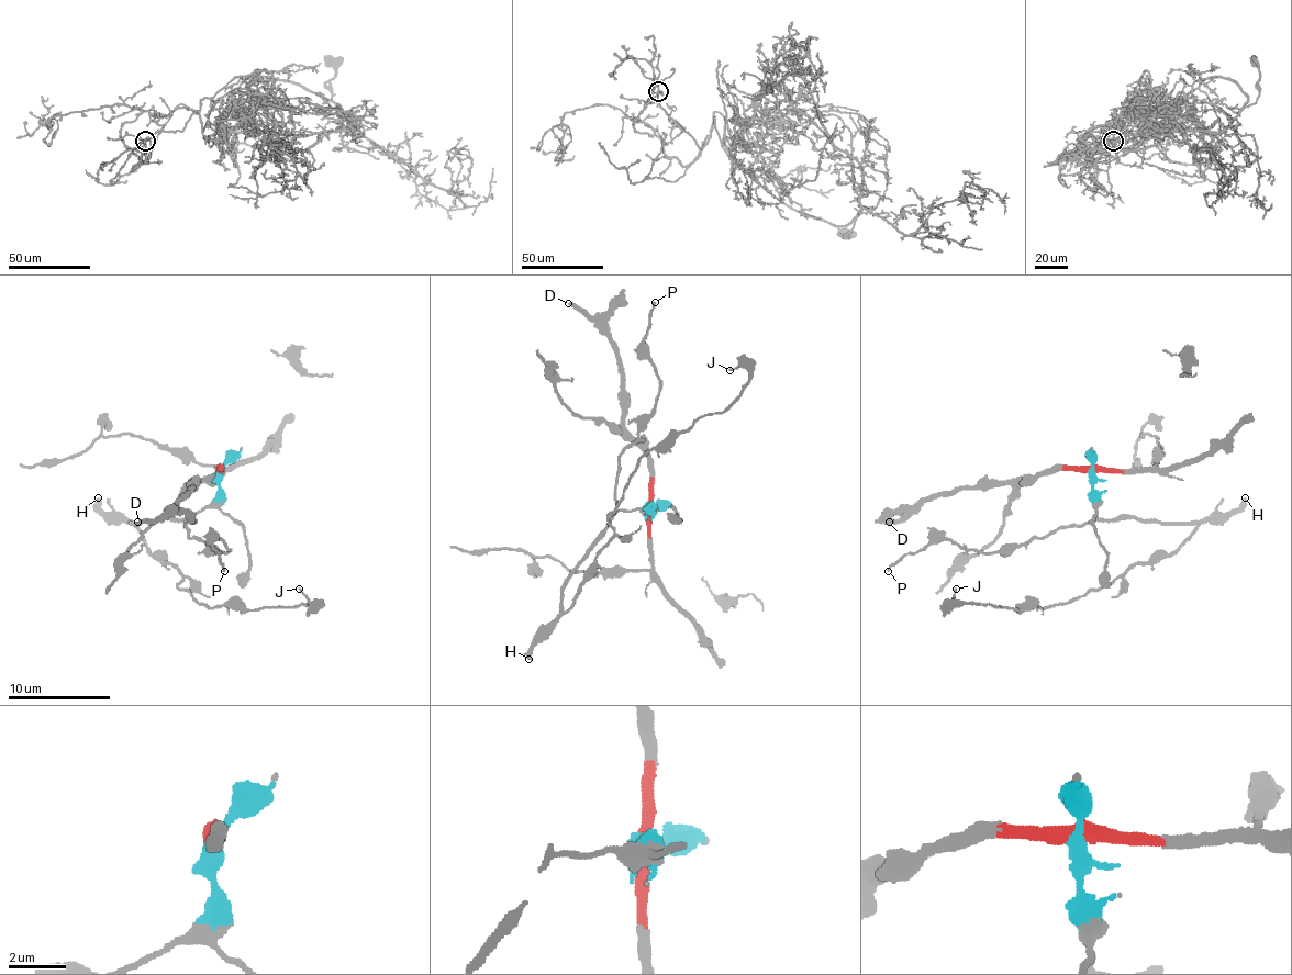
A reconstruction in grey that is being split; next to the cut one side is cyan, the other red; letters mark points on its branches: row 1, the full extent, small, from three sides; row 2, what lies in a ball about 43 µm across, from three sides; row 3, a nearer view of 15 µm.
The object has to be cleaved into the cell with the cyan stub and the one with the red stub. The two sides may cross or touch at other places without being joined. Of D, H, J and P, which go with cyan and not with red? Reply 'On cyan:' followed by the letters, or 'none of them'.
On cyan: H, J, P

